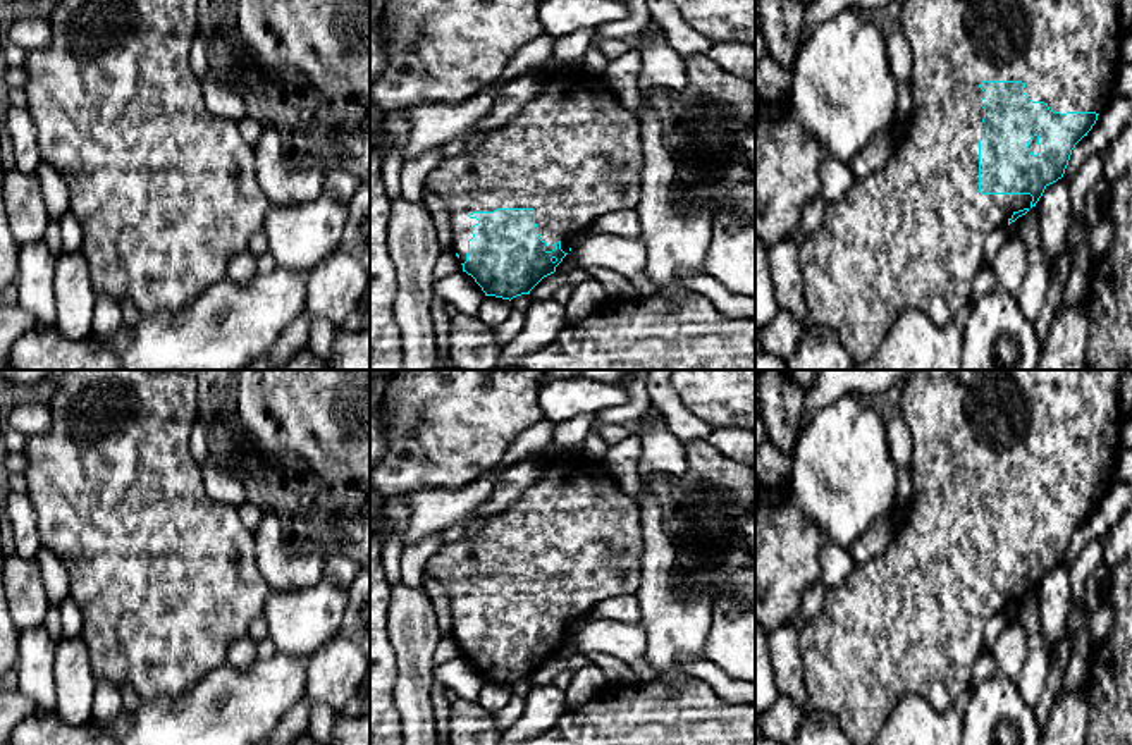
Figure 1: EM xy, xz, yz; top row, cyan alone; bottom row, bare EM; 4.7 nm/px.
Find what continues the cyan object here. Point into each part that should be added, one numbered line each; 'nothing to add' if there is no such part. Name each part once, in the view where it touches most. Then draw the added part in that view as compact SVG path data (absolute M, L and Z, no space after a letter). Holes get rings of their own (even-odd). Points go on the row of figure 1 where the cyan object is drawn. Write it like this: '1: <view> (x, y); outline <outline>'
1: yz (912, 234); outline M900 0L900 26L912 48L912 72L908 84L914 96L914 110L907 122L901 139L895 141L893 151L886 165L864 179L857 179L853 186L836 201L826 201L824 222L798 246L798 260L802 262L803 298L809 318L814 323L834 329L841 344L852 354L855 363L871 360L879 349L896 318L907 308L917 308L927 315L936 327L950 325L957 315L970 303L975 275L984 270L986 237L998 227L1008 225L1012 215L1018 210L1030 208L1030 194L981 194L979 193L979 141L984 108L981 100L984 91L979 88L982 81L1022 81L1024 93L1032 102L1044 102L1049 110L1067 112L1096 112L1101 114L1118 79L1120 38L1122 26L1118 19L1118 0Z

